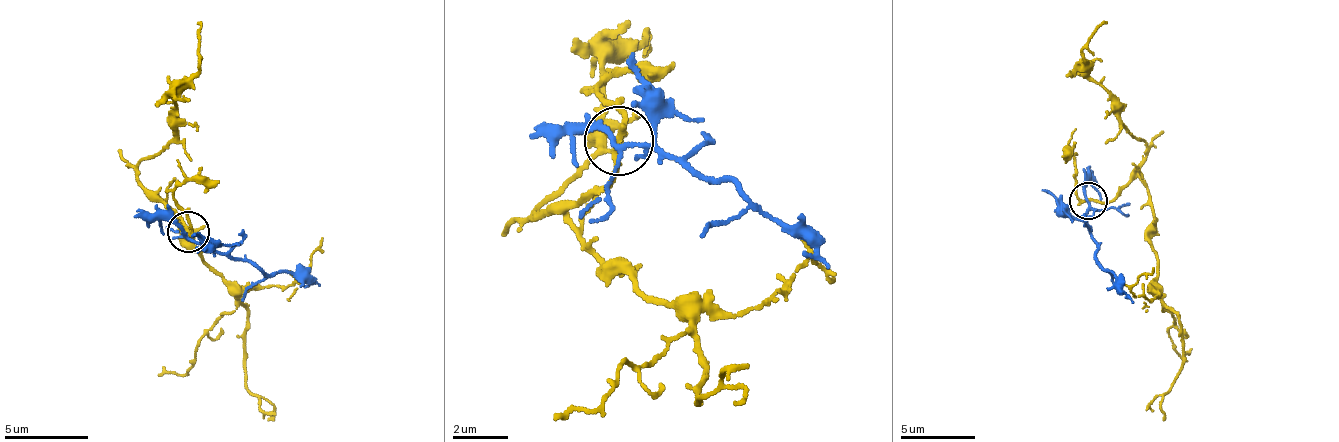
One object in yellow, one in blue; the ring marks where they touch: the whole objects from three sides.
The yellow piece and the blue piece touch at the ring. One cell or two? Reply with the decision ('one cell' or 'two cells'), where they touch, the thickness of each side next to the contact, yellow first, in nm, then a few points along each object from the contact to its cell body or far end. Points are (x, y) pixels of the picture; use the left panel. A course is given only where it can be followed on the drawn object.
two cells; place (188, 232); calibres 200 and 150 nm; course yellow (189, 233), (190, 226), (157, 199), (170, 206), (183, 241), (246, 313), (246, 387), (275, 407), (267, 421); course blue (185, 233), (260, 269), (299, 274), (320, 287)

